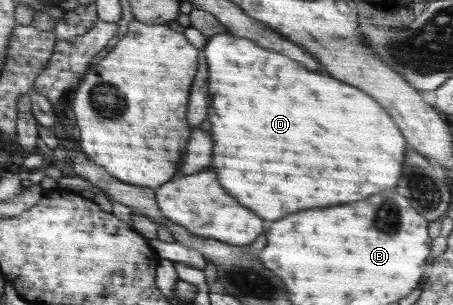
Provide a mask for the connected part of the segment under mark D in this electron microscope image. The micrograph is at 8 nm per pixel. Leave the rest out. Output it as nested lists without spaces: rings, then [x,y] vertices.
[[[215,34],[210,37],[204,46],[204,54],[206,54],[206,62],[208,62],[208,100],[210,100],[210,108],[214,110],[214,116],[210,116],[210,130],[212,130],[210,136],[212,136],[212,140],[216,140],[216,156],[212,158],[212,168],[214,168],[216,176],[220,176],[220,186],[224,190],[228,188],[228,194],[232,198],[240,200],[240,204],[244,204],[246,208],[250,208],[264,220],[280,220],[298,210],[364,200],[370,194],[396,188],[396,184],[399,183],[398,178],[403,176],[400,174],[400,168],[402,168],[404,146],[407,142],[404,141],[403,134],[399,132],[399,126],[392,122],[392,118],[382,110],[382,106],[374,98],[370,98],[368,94],[360,92],[358,88],[354,88],[350,84],[344,84],[330,76],[306,70],[296,60],[292,60],[280,52],[260,48],[244,37],[236,38],[234,34]]]

